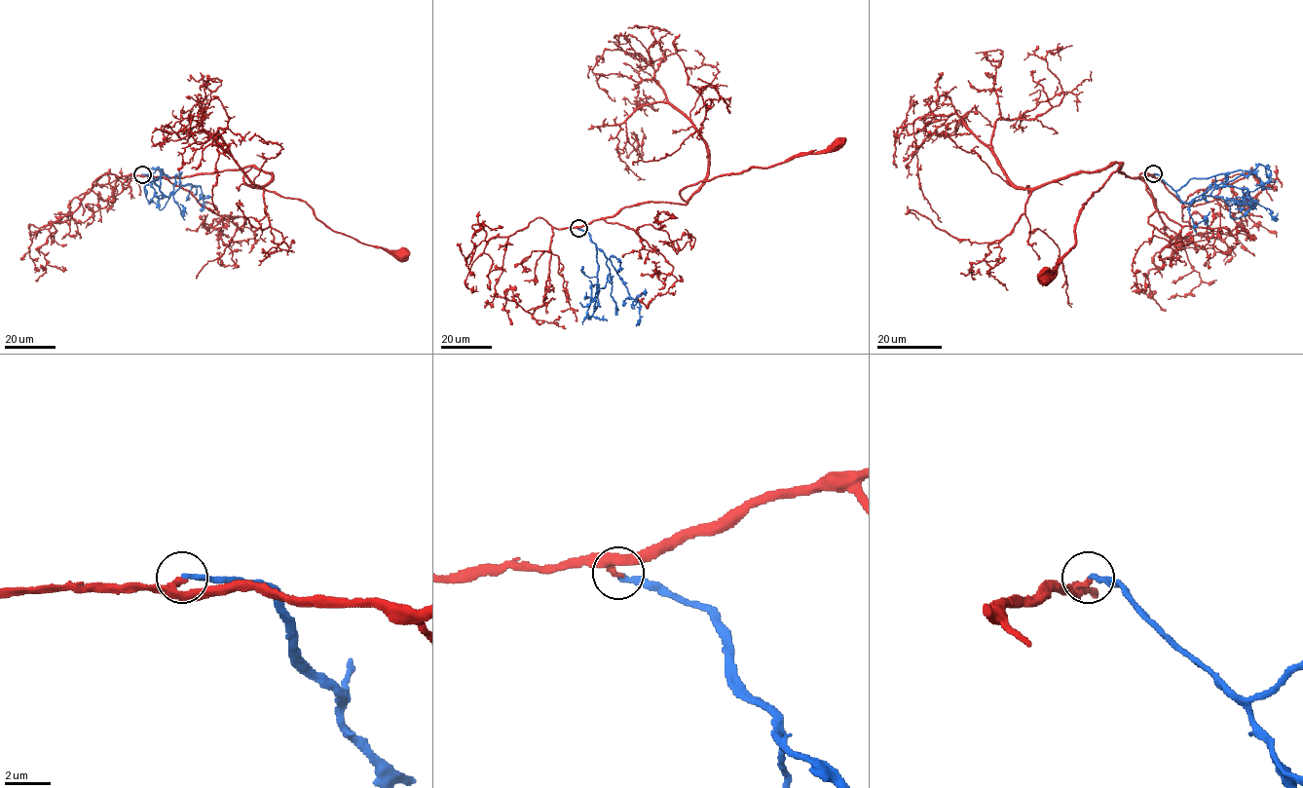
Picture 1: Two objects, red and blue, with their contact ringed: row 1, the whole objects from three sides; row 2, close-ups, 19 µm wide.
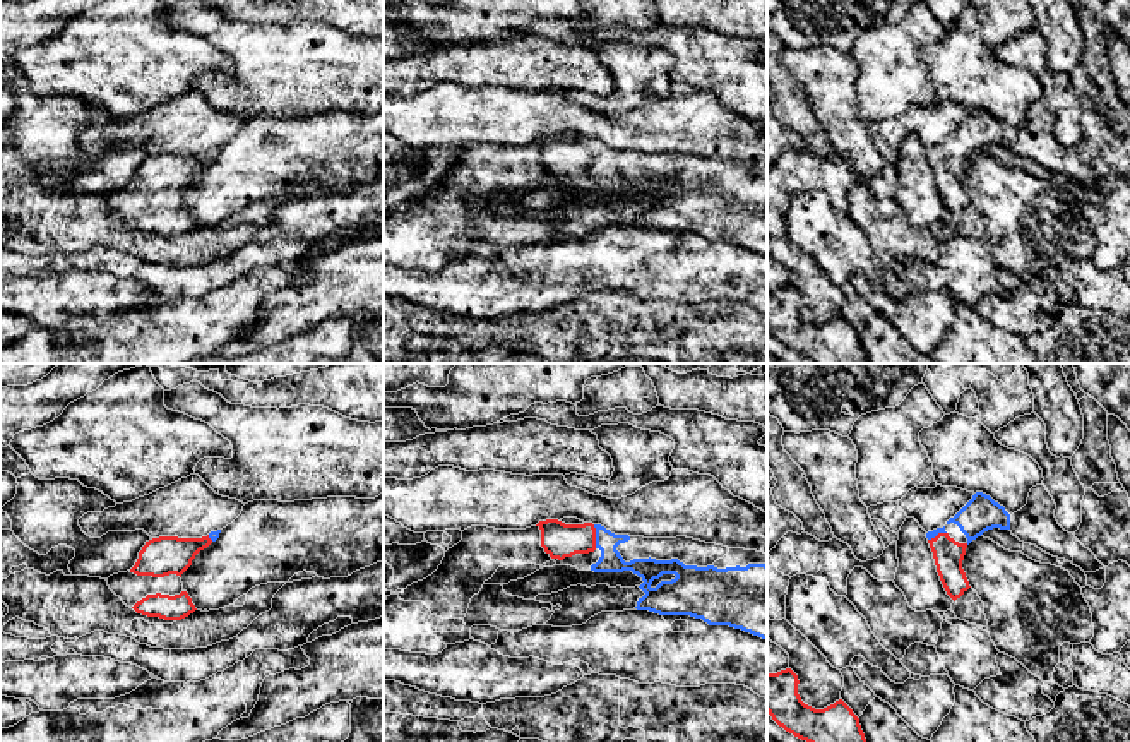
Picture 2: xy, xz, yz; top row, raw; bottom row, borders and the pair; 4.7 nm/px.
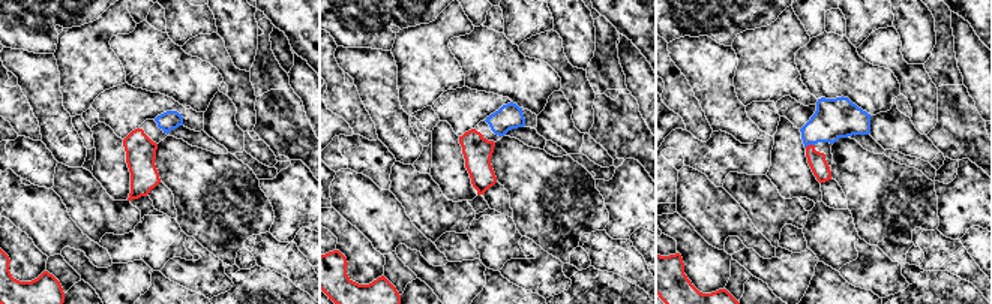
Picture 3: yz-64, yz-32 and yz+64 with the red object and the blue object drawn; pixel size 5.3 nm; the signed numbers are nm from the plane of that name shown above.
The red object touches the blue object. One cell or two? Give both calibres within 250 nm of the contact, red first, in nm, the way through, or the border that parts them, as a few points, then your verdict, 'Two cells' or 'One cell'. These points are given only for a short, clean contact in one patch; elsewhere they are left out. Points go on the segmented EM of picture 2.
Thickness 170 nm (red) against 110 nm. Path across: xz (560, 540), (594, 537), (608, 550), (610, 561). One cell

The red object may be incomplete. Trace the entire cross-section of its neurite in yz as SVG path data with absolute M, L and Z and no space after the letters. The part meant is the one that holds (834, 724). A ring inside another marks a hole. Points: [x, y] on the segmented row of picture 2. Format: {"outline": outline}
{"outline": "M791 668L767 673L767 713L779 727L806 742L866 742L859 718L842 699L815 709L801 701L798 684Z"}

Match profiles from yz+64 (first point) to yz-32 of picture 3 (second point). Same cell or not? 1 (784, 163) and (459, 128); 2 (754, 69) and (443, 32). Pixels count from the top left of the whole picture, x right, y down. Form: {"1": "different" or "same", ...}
{"1": "different", "2": "same"}

